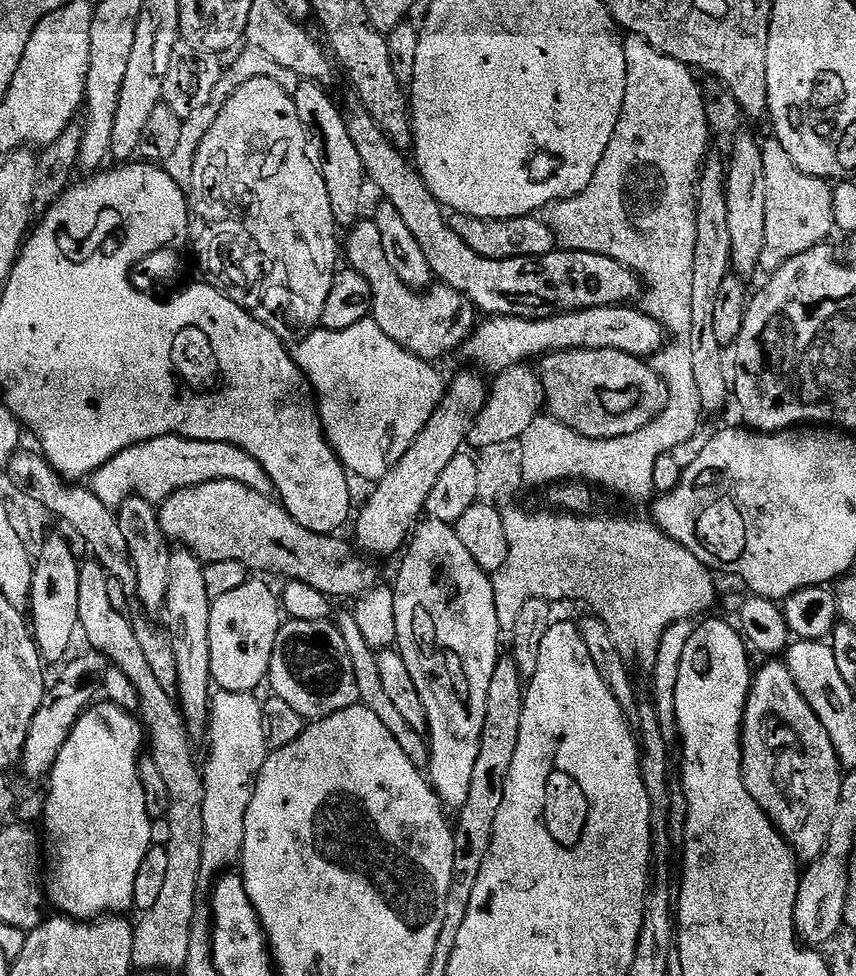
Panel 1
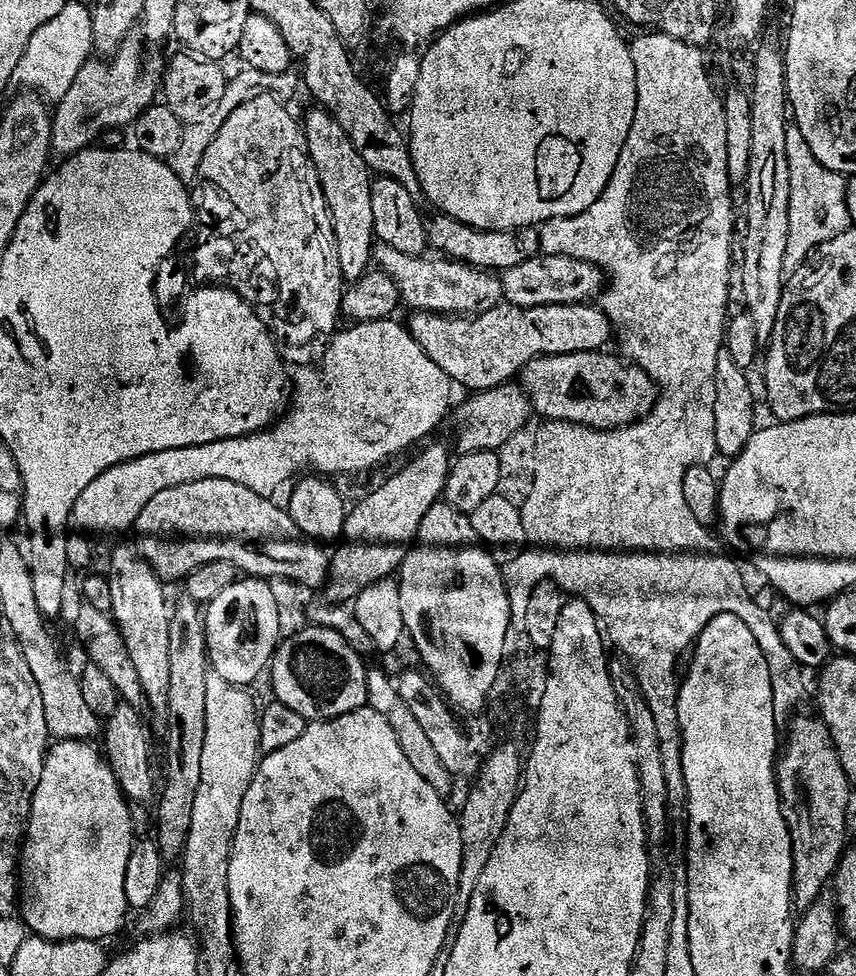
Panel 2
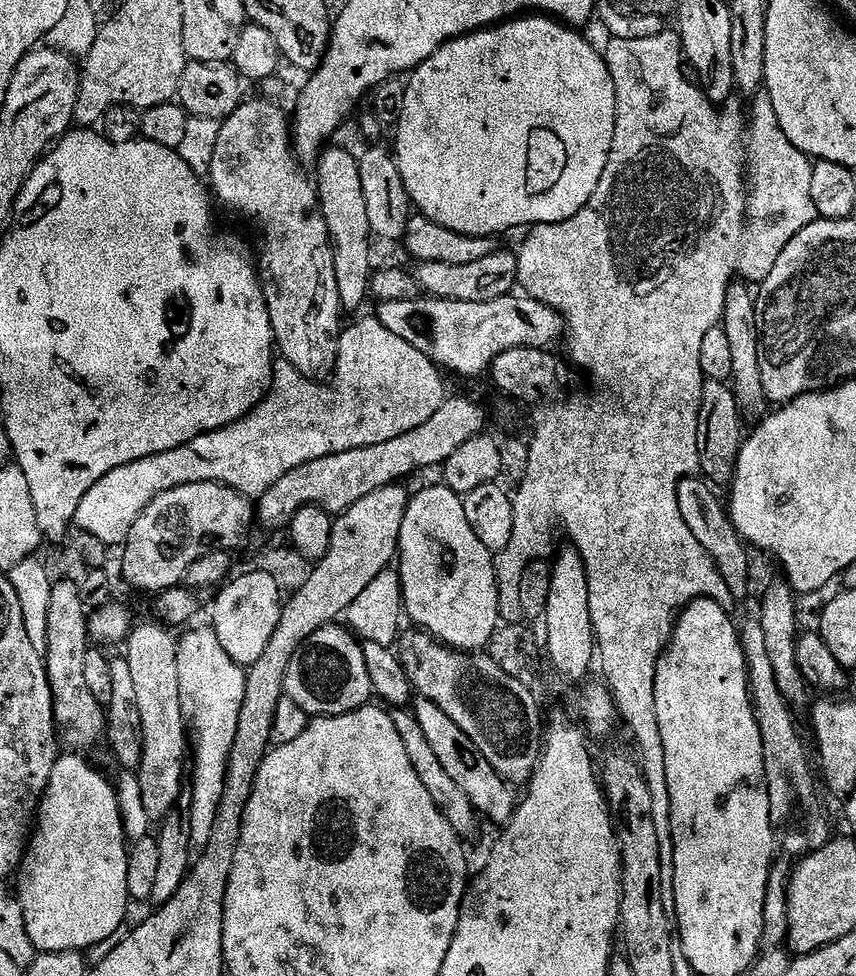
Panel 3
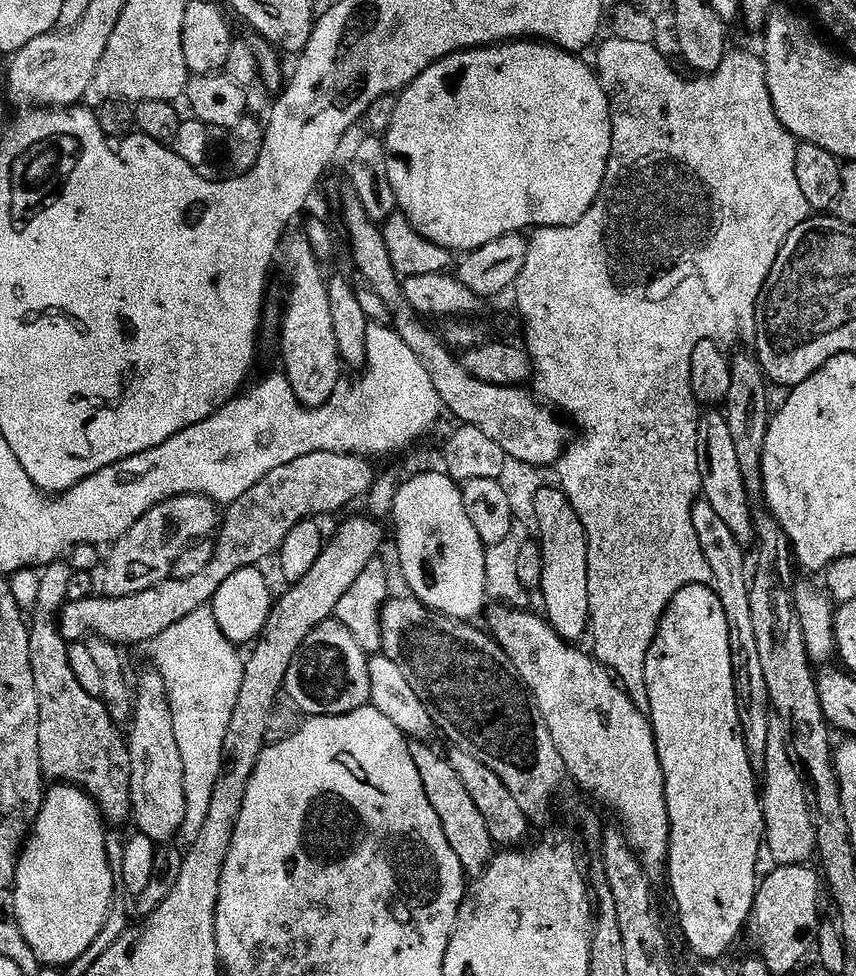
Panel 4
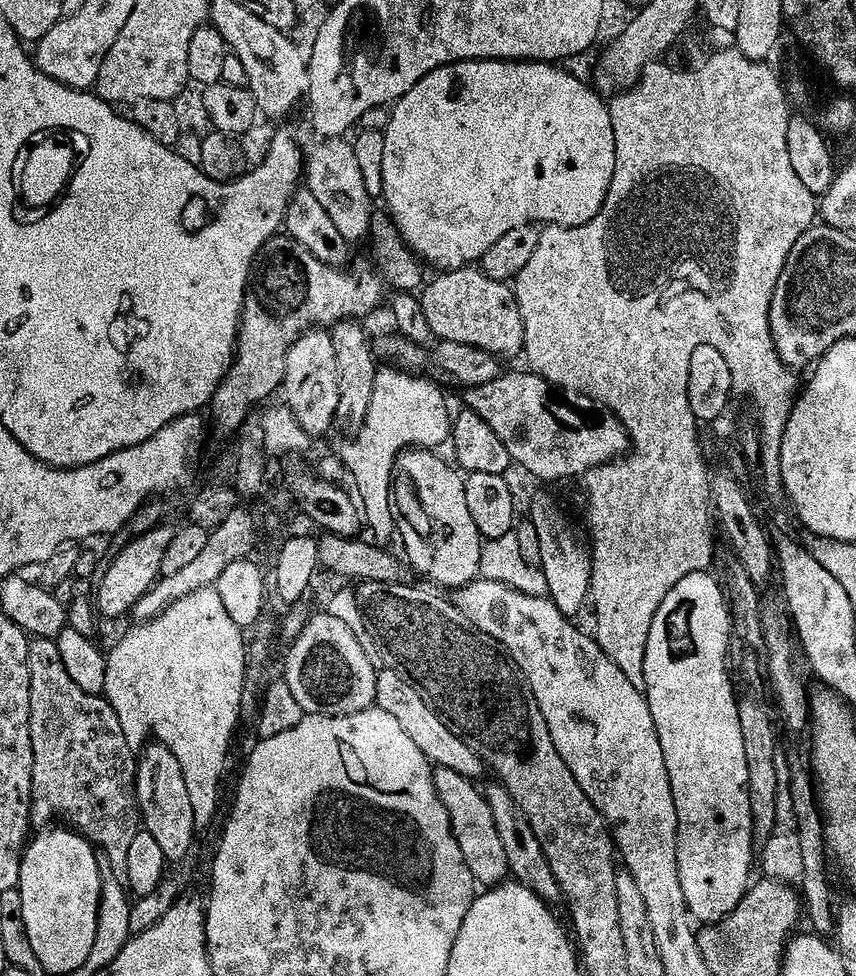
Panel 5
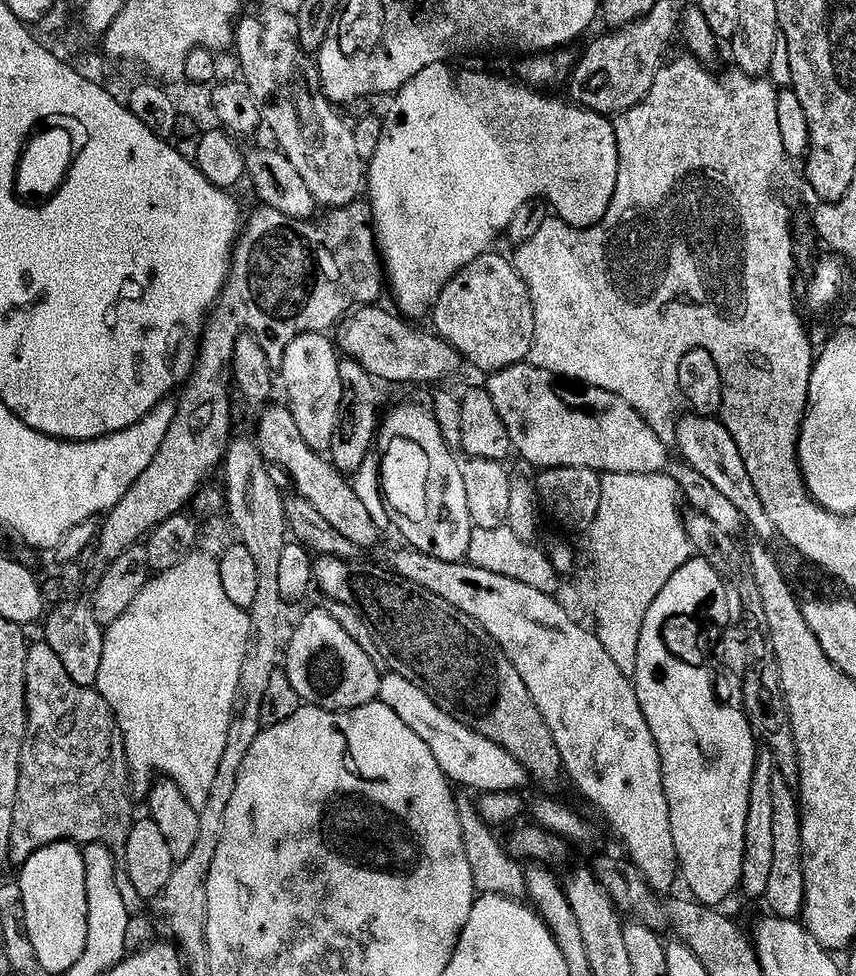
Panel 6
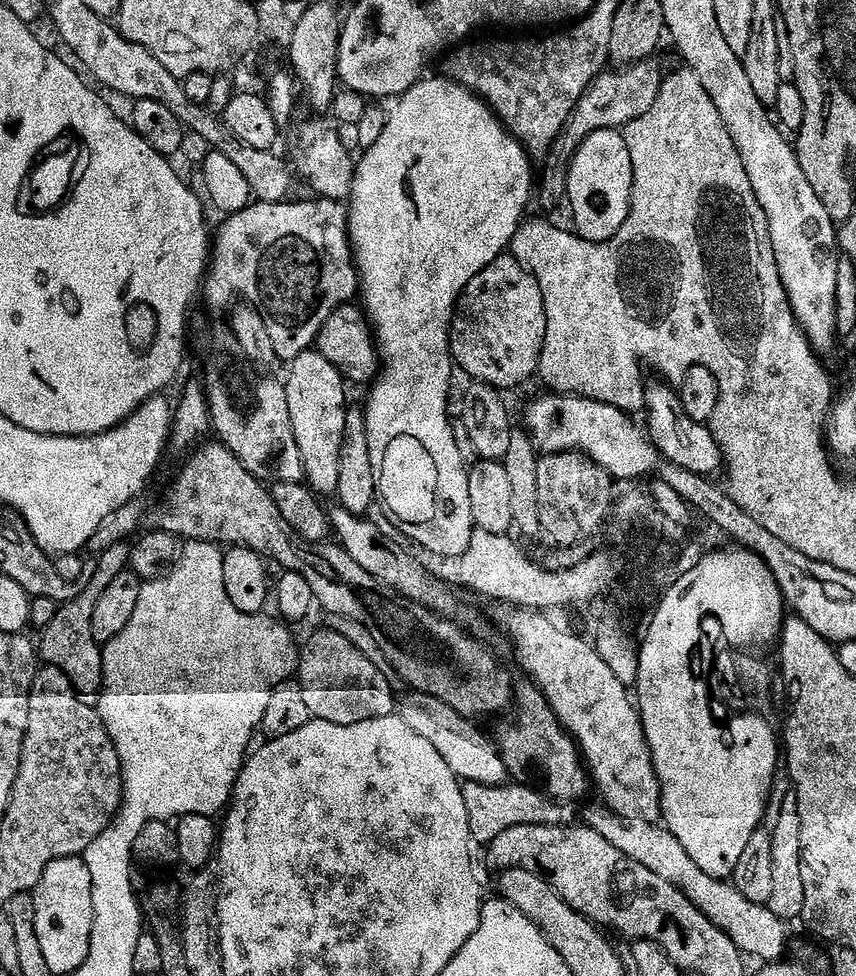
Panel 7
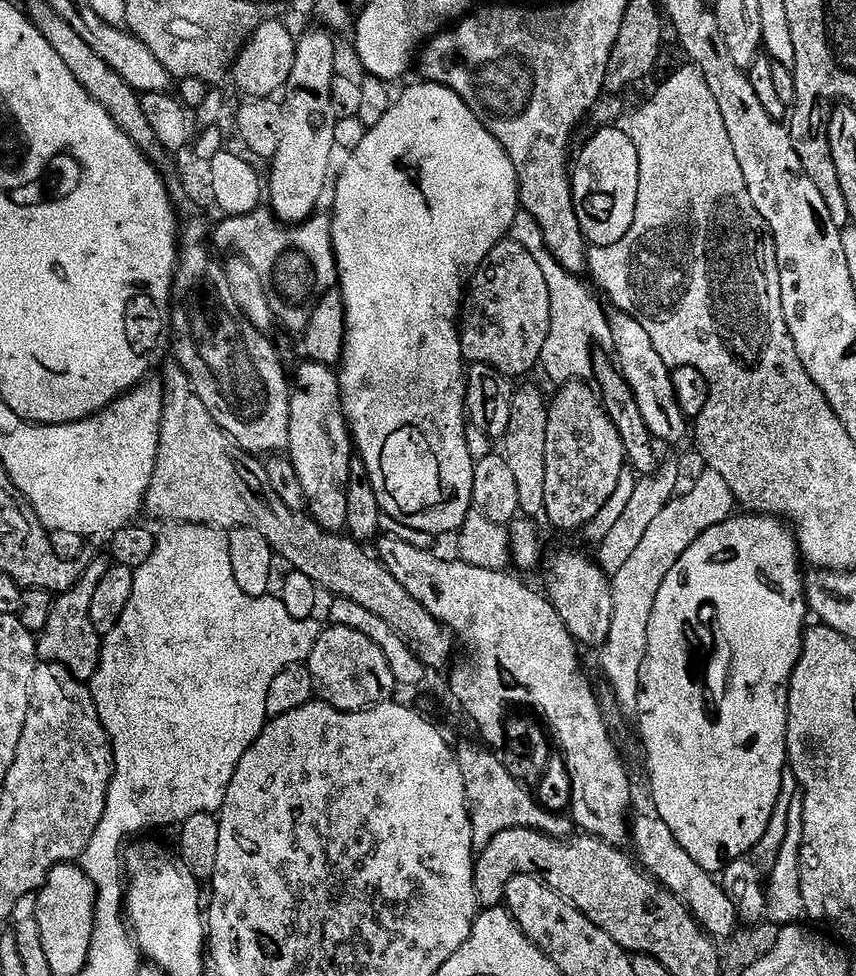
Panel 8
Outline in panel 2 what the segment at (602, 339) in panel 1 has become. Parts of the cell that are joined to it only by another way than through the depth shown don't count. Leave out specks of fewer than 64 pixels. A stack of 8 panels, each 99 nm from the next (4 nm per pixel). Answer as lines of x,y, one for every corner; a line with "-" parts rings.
586,306
570,308
551,308
550,310
529,312
501,312
485,310
480,316
469,319
459,326
452,326
449,332
443,332
443,327
436,326
433,332
428,332
422,339
424,353
430,362
444,375
445,381
456,388
461,388
464,394
481,392
495,384
503,384
507,379
506,372
513,372
531,360
541,360
562,354
578,354
579,352
595,353
600,344
604,328
599,318
592,314

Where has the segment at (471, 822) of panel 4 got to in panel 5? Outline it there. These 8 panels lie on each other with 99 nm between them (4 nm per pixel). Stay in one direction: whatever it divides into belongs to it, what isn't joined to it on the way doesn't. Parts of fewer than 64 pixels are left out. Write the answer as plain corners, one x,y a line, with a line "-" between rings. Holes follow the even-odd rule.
437,767
433,771
432,777
434,778
434,786
438,790
438,798
442,798
447,814
455,822
456,838
475,883
480,886
495,886
505,883
510,876
506,850
502,847
502,838
498,835
498,830
491,822
488,822
492,819
490,802
486,802
477,781
463,777
455,770
441,767
-
464,820
484,820
484,824
472,825
467,824

